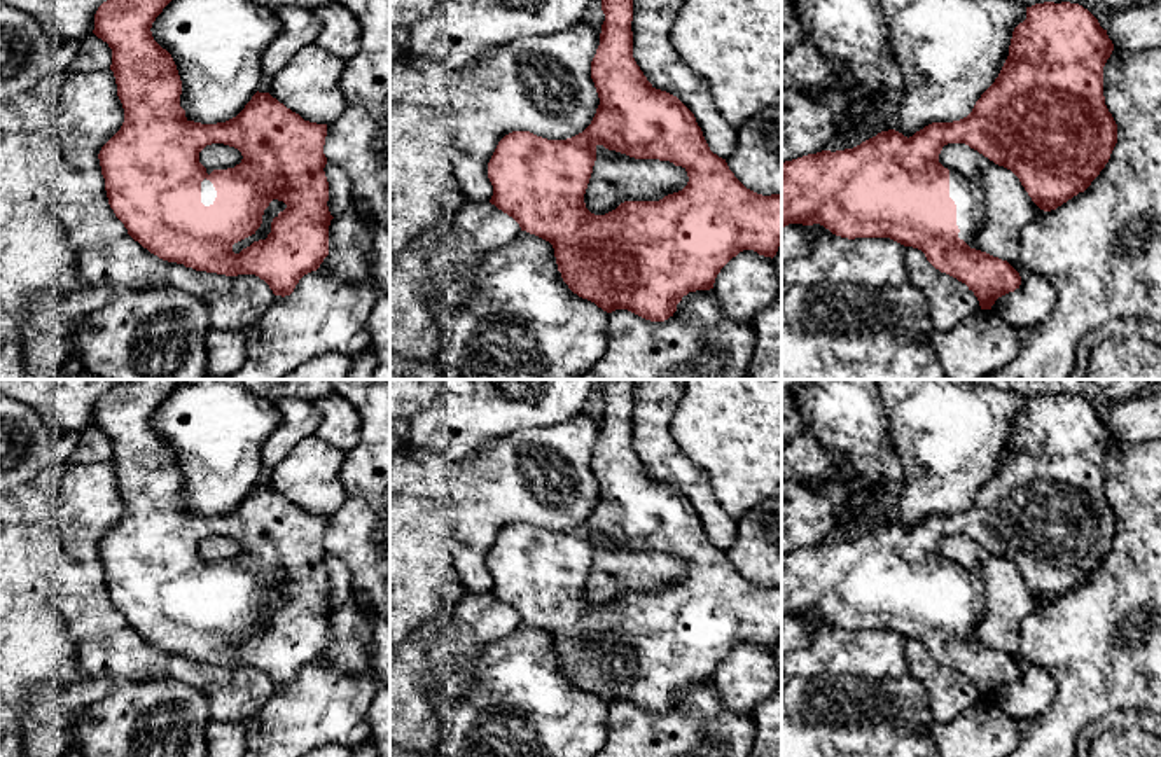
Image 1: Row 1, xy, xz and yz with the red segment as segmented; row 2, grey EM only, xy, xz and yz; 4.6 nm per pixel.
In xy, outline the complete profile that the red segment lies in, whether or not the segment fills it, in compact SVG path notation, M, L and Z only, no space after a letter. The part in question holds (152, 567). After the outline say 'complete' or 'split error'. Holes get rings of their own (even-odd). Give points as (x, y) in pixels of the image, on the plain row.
M133 379L129 383L122 383L114 386L107 393L103 393L96 406L94 406L94 421L93 425L108 435L112 441L112 456L110 462L114 463L115 476L117 476L117 488L124 500L124 514L121 521L101 538L98 551L101 558L101 566L105 570L105 582L108 589L108 596L114 601L115 608L124 615L128 626L138 633L143 640L150 645L157 647L163 652L184 656L185 659L192 659L196 663L217 664L226 668L238 668L238 666L255 666L264 671L275 687L290 687L299 675L299 671L320 659L323 650L329 647L329 617L334 610L329 603L329 573L325 568L325 556L327 549L323 545L325 528L327 528L327 516L316 516L304 512L299 505L287 500L269 484L255 484L252 491L245 497L245 500L233 510L217 516L201 516L189 512L185 509L185 502L180 498L180 486L182 486L182 472L177 462L177 456L171 446L163 441L152 428L152 414L163 404L163 400L182 383L189 379ZM212 535L224 535L234 538L241 544L243 551L234 559L227 561L208 561L199 554L199 544ZM273 591L283 593L287 600L280 603L271 614L271 624L266 631L254 633L250 638L243 640L240 645L233 643L233 636L255 626L255 622L262 615L264 601L269 598Z | split error

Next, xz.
M601 379L601 402L605 413L591 453L591 470L600 497L591 516L567 531L547 531L530 523L505 526L488 554L488 570L493 577L490 594L512 608L521 622L553 636L558 663L574 685L607 705L628 701L645 712L664 713L673 708L684 687L713 680L720 661L740 643L754 642L771 650L776 647L782 636L782 586L762 587L747 580L729 561L726 551L710 542L694 505L677 488L656 481L647 472L633 449L631 379ZM598 537L635 551L670 552L687 563L689 573L682 582L659 593L624 593L605 607L594 607L586 600L584 586Z | complete

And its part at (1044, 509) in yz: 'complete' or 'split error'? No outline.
split error

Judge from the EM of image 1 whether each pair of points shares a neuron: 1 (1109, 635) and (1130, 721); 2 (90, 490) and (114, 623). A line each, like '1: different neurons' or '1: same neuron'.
1: different neurons
2: same neuron

